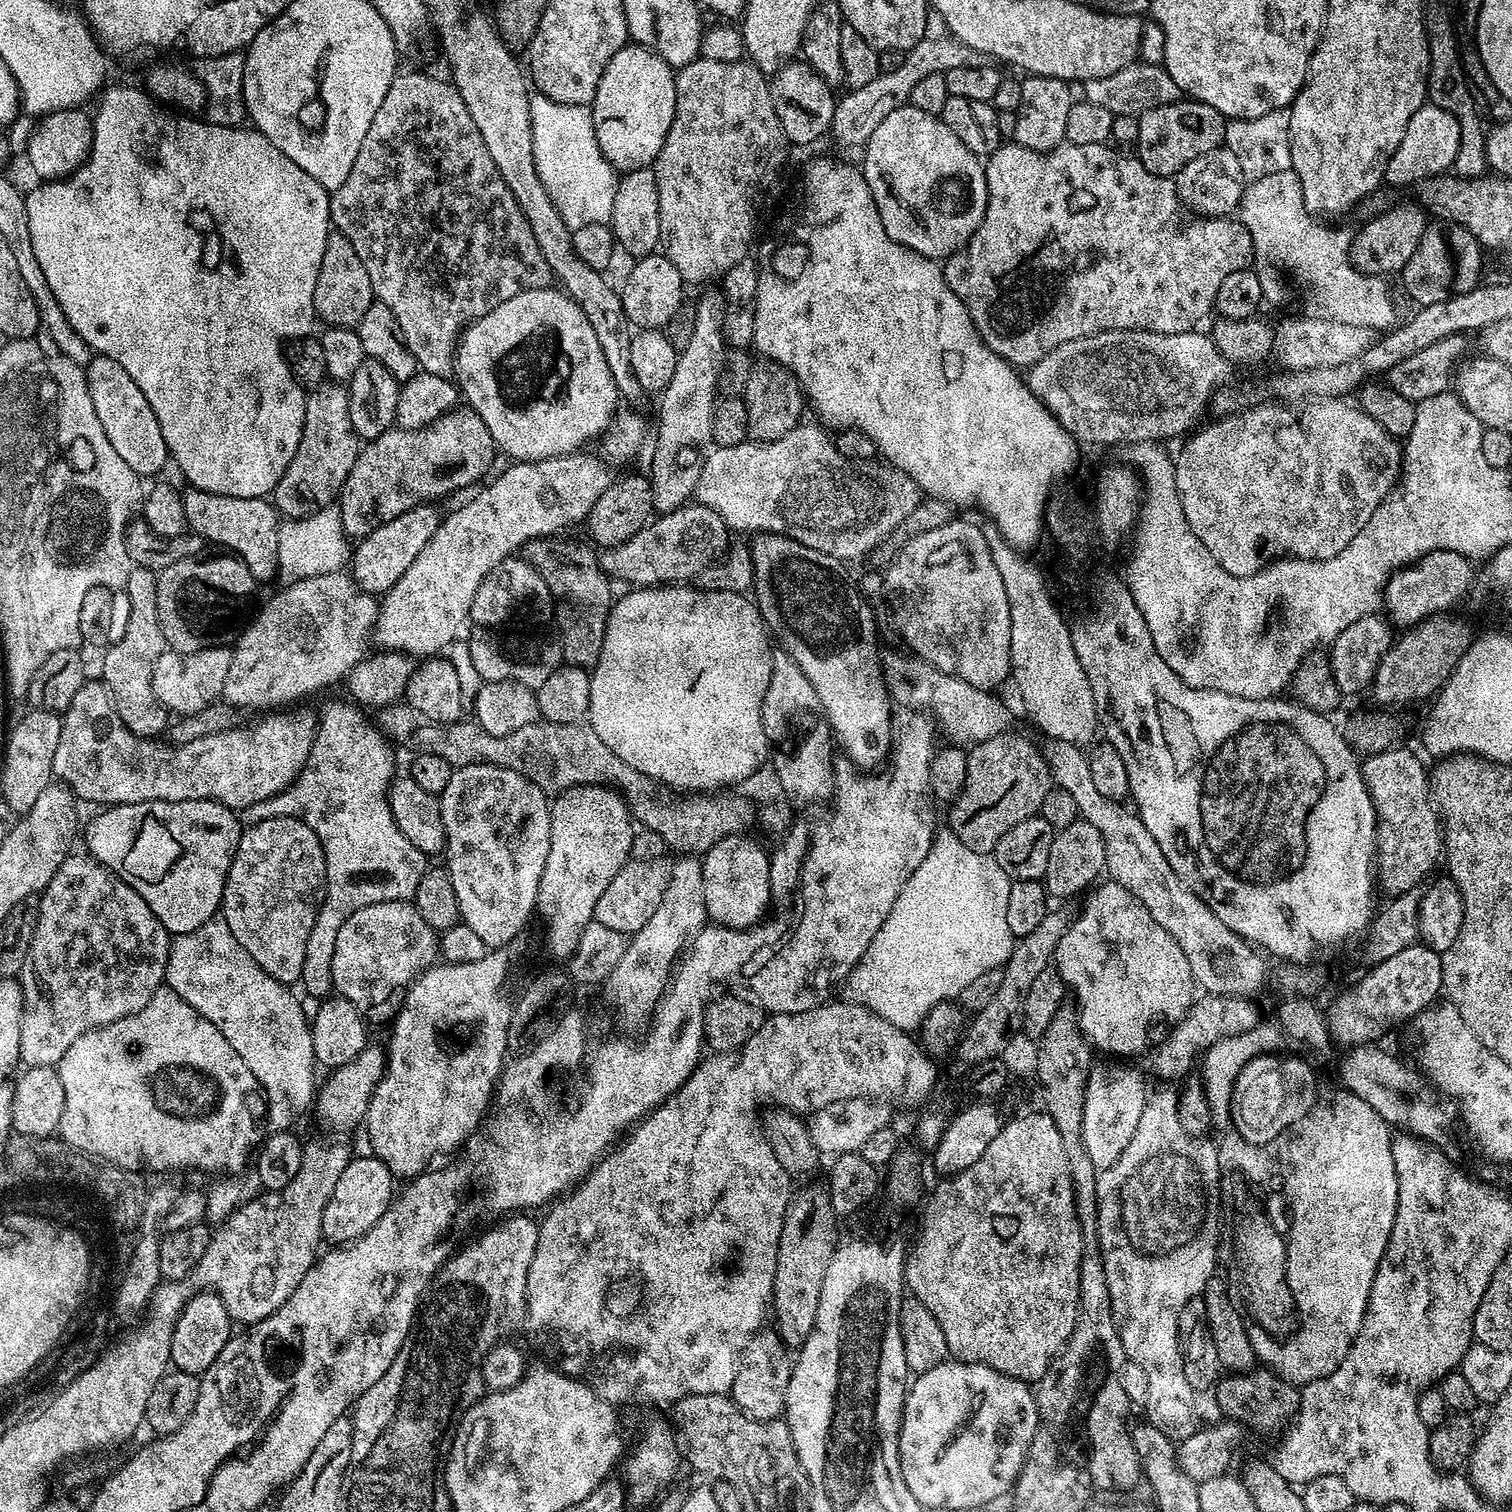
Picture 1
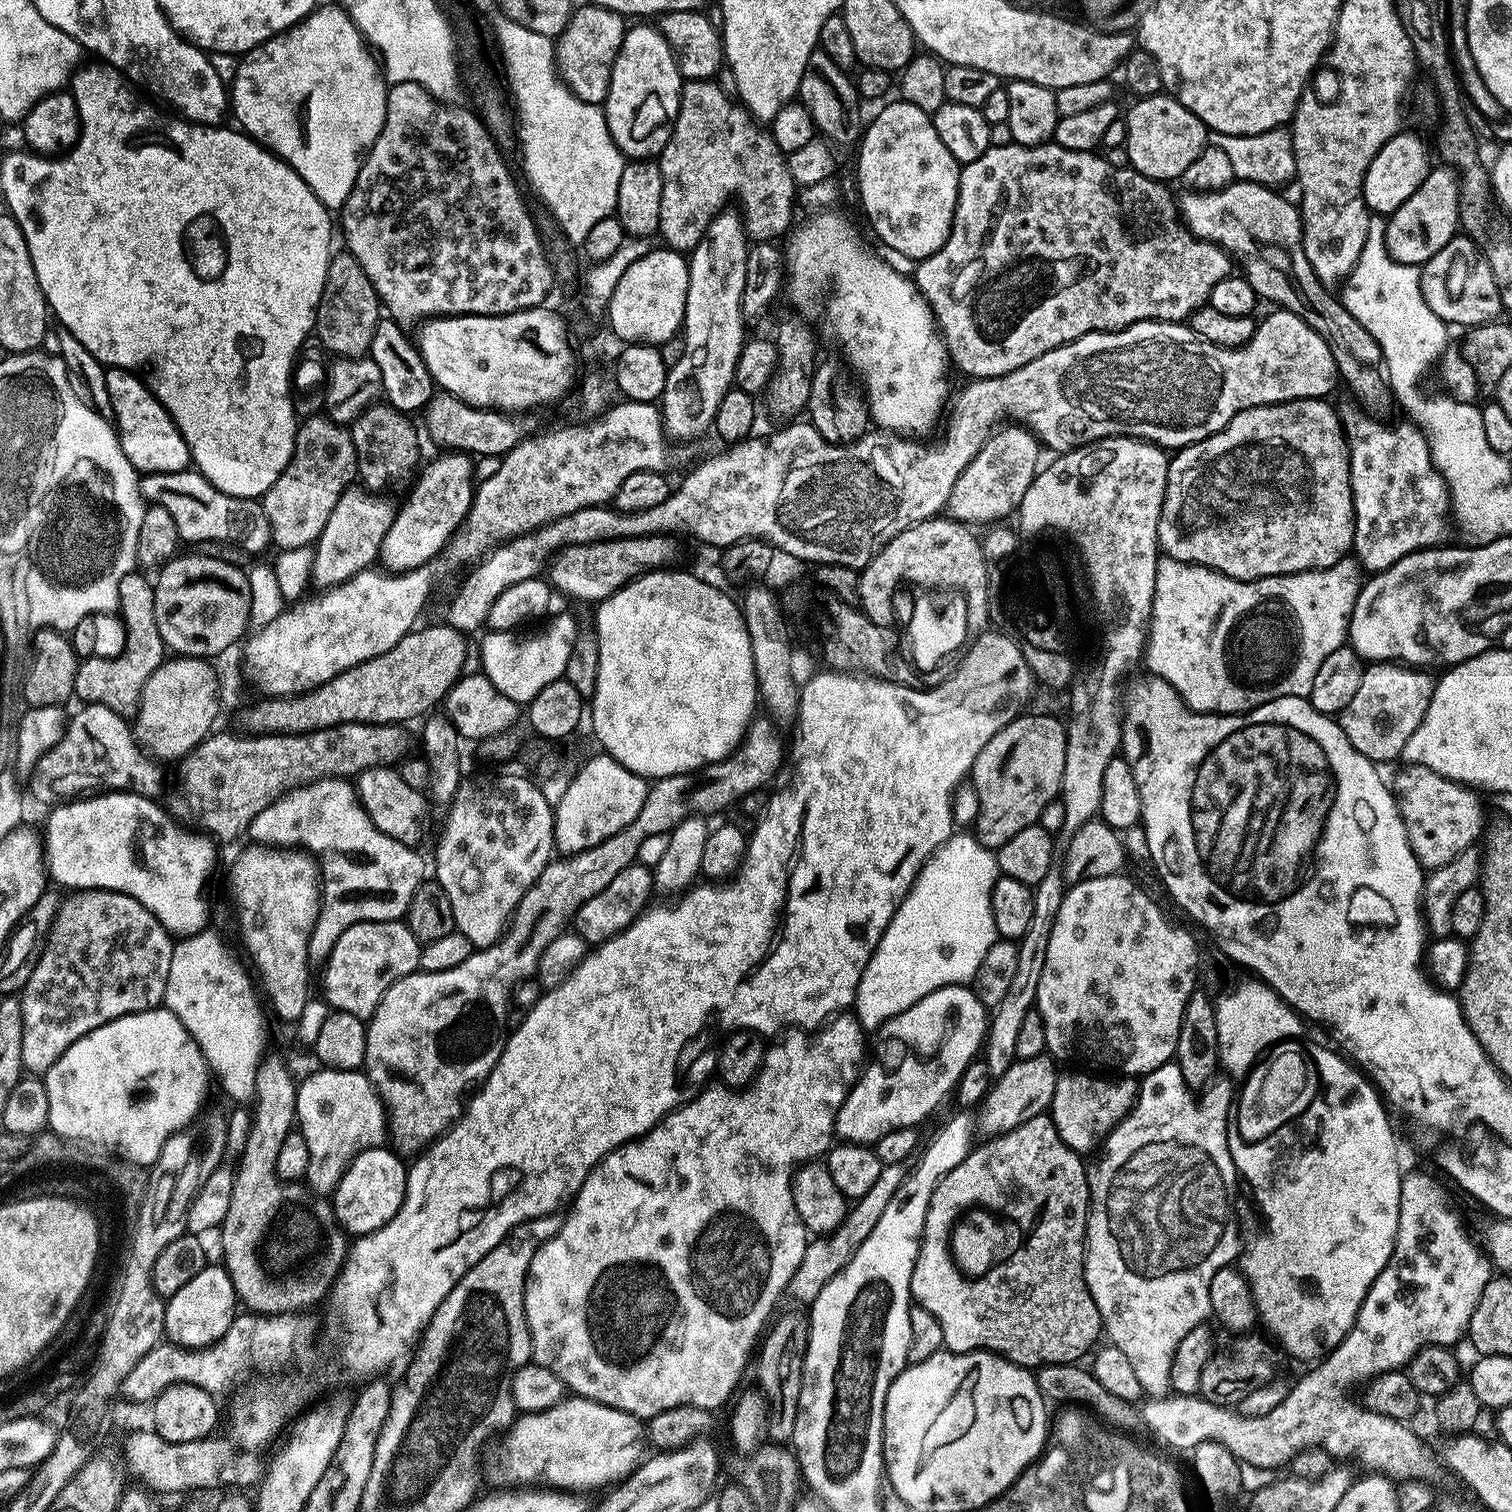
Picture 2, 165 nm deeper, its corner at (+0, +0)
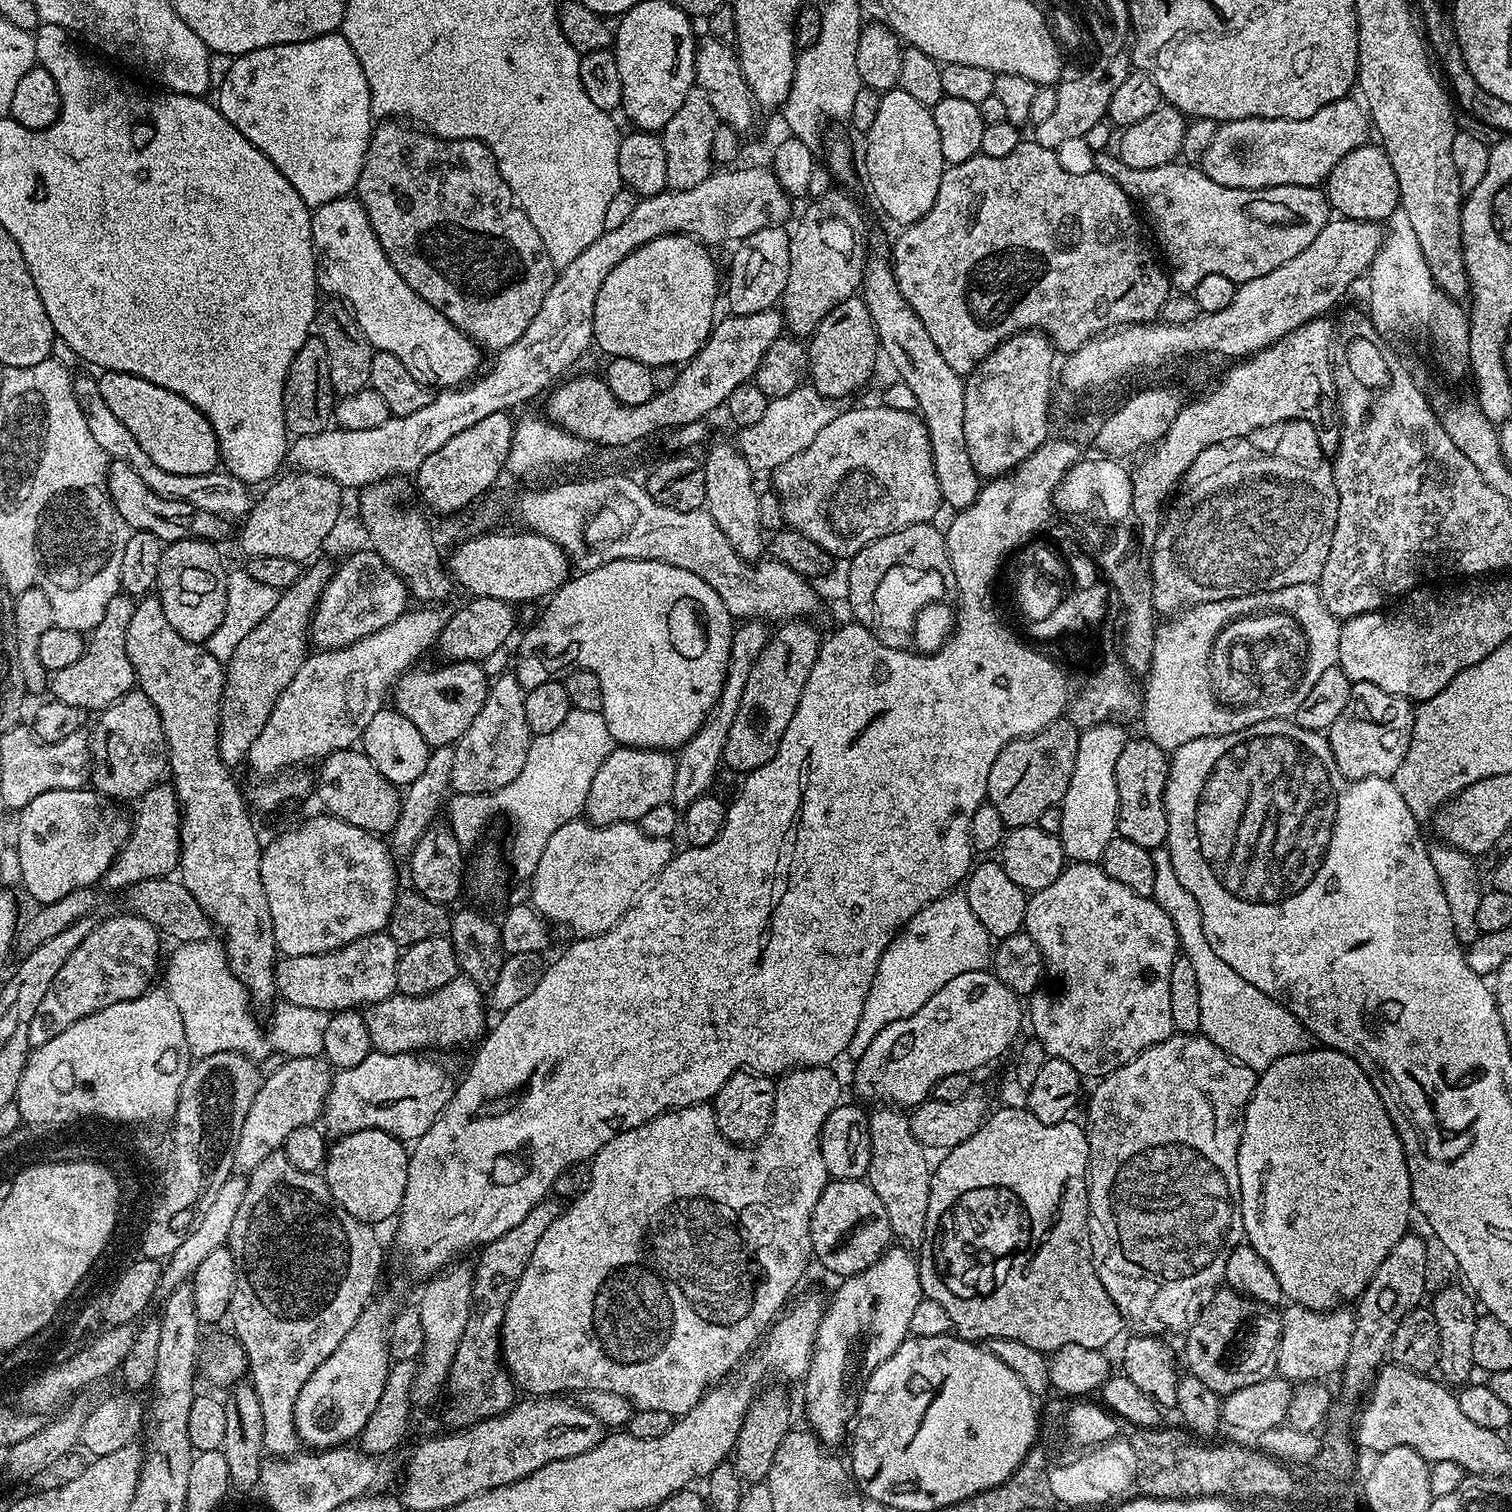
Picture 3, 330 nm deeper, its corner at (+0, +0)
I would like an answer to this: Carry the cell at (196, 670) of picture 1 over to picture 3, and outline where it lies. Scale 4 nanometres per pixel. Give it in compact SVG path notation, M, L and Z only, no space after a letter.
M133 690L127 692L121 700L115 700L110 707L103 709L99 713L98 719L100 721L96 724L96 732L100 735L101 742L104 743L104 760L108 764L100 764L97 768L95 765L94 775L90 780L91 787L109 798L117 798L116 796L118 796L122 800L128 800L131 796L133 798L143 796L146 790L150 790L163 777L160 776L163 772L165 775L170 764L162 718L158 714L154 702L144 692Z

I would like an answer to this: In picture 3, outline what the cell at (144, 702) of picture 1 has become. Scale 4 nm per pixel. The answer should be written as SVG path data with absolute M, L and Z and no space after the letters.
M117 594L110 598L110 602L106 602L106 614L102 614L102 622L98 622L98 626L87 633L82 658L78 658L74 666L66 666L66 670L58 670L51 677L50 692L55 699L69 706L78 706L85 713L96 714L133 691L136 671L126 654L126 630L130 626L130 618L134 618L135 609L133 597L127 594Z

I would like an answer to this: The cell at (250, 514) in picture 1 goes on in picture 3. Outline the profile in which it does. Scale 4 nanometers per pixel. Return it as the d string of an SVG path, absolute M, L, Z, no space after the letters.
M121 460L109 463L108 493L116 513L127 522L129 528L138 532L153 532L165 542L186 540L189 537L220 542L228 532L229 521L225 517L194 510L191 504L181 500L166 500L154 494L154 490L150 490L150 486L146 486L146 482L142 482L142 478L138 478L138 474L134 474L134 470Z

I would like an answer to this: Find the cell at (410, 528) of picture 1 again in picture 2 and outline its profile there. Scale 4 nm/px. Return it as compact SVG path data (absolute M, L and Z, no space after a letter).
M455 450L440 455L444 456L423 465L422 471L415 477L416 485L413 486L408 501L401 508L399 506L392 517L390 530L386 530L379 559L382 564L384 560L383 567L393 574L408 572L411 568L433 560L448 545L448 541L460 528L460 523L468 517L474 495L473 457Z

